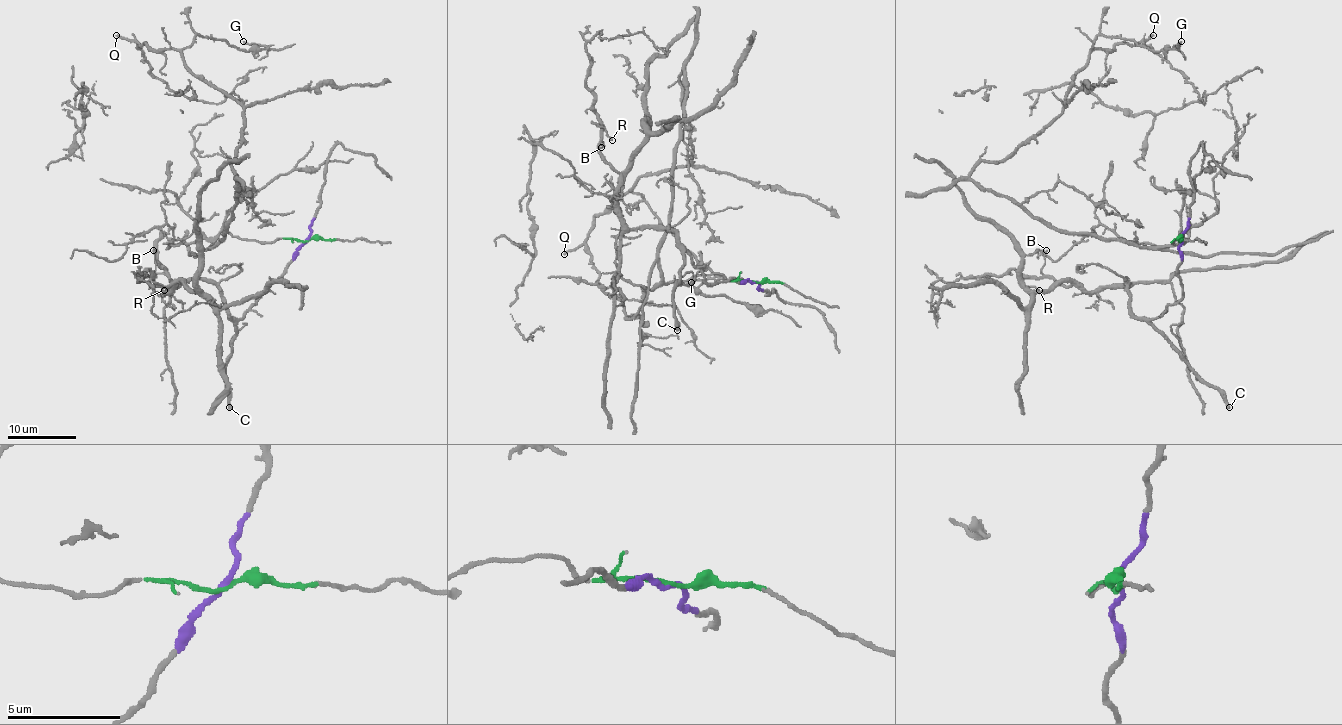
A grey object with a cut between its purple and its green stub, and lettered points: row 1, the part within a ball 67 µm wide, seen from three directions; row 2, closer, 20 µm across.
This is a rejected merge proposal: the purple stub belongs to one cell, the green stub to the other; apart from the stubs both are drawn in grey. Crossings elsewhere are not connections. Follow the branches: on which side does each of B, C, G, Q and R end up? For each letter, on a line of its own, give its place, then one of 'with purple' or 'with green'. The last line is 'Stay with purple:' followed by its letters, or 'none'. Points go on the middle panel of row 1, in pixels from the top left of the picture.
B: at (601, 147); with purple
C: at (677, 330); with purple
G: at (691, 282); with green
Q: at (564, 254); with green
R: at (612, 140); with purple
Stay with purple: B, C, R

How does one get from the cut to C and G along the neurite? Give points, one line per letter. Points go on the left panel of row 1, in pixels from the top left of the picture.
C: (307, 239), (285, 272), (237, 323), (237, 336), (225, 375), (230, 408)
G: (307, 239), (221, 232), (211, 246), (238, 191), (243, 110), (181, 51), (197, 36), (266, 46), (243, 41)

